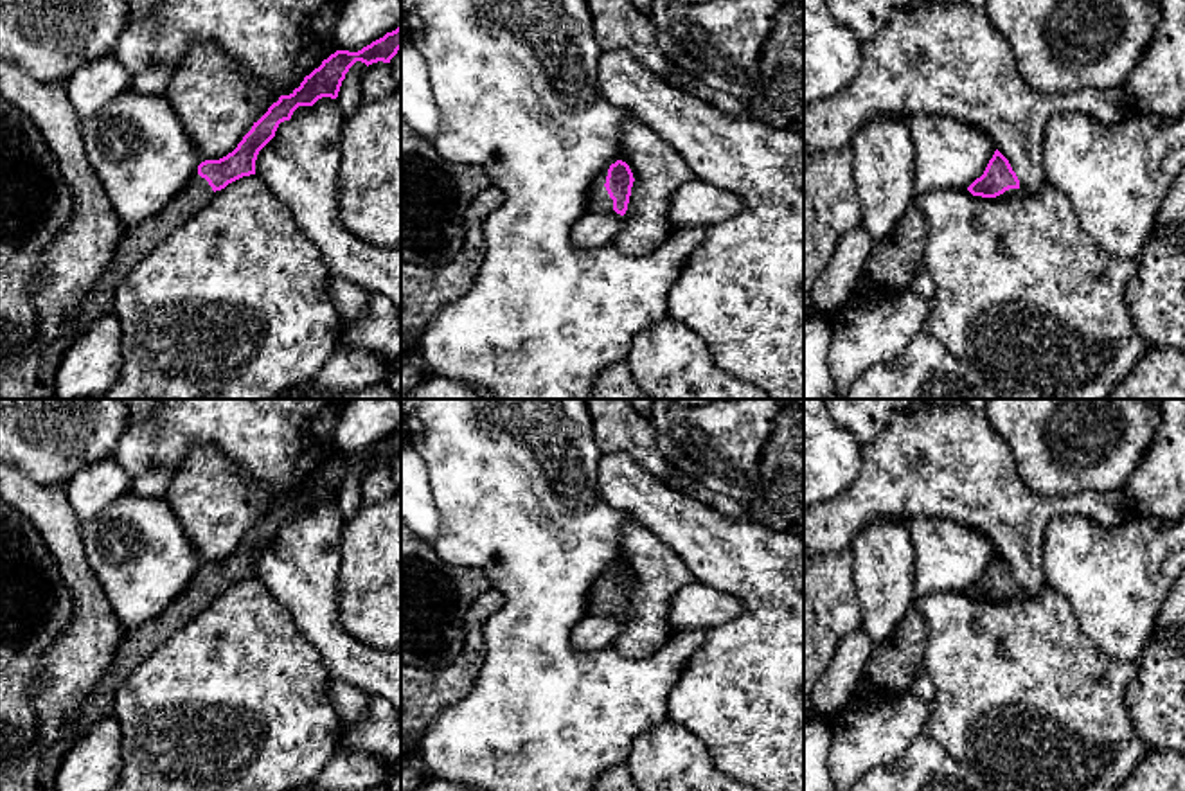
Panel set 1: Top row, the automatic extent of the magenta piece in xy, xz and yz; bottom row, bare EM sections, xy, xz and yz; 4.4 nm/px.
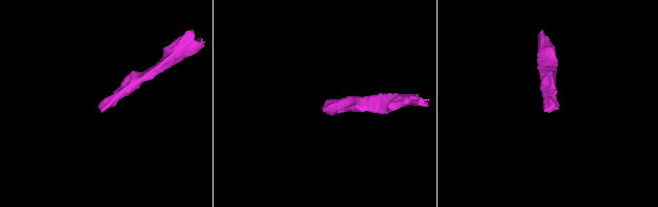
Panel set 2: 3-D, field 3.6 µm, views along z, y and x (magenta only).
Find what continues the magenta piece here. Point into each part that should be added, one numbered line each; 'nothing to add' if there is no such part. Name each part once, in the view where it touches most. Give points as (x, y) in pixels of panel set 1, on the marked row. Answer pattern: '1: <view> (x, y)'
1: xz (597, 202)

